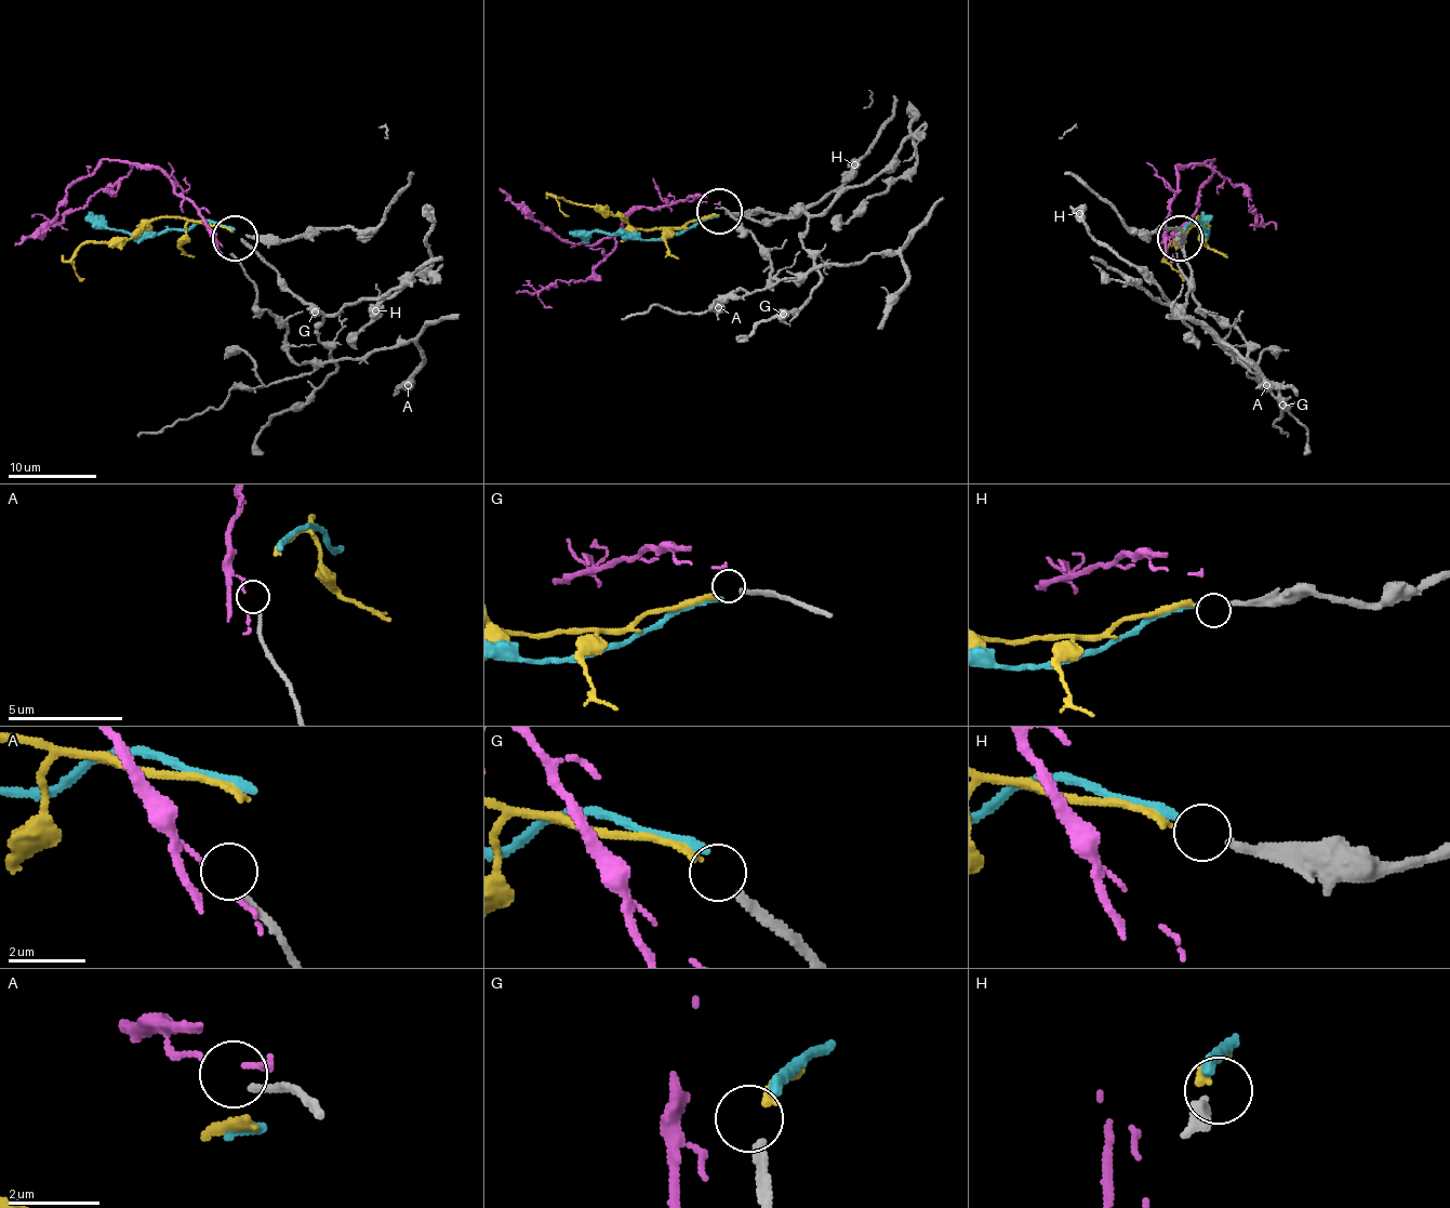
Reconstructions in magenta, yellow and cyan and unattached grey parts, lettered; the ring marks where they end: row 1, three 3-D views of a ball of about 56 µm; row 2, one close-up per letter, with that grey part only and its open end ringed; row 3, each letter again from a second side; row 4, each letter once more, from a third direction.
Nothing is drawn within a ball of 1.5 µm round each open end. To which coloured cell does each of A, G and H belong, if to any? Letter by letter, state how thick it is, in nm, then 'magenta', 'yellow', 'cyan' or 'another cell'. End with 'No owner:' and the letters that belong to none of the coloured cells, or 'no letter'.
A: 160 nm thick; another cell
G: 200 nm thick; yellow
H: 220 nm thick; cyan
No owner: A

